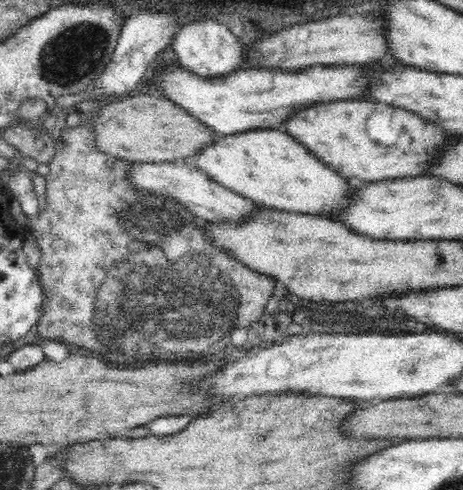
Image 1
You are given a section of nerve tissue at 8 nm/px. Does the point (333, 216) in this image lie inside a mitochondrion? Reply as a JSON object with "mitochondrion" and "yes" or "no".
{"mitochondrion":"no"}

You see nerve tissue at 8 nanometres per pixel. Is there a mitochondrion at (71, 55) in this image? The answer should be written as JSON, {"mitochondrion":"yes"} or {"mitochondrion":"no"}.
{"mitochondrion":"yes"}

